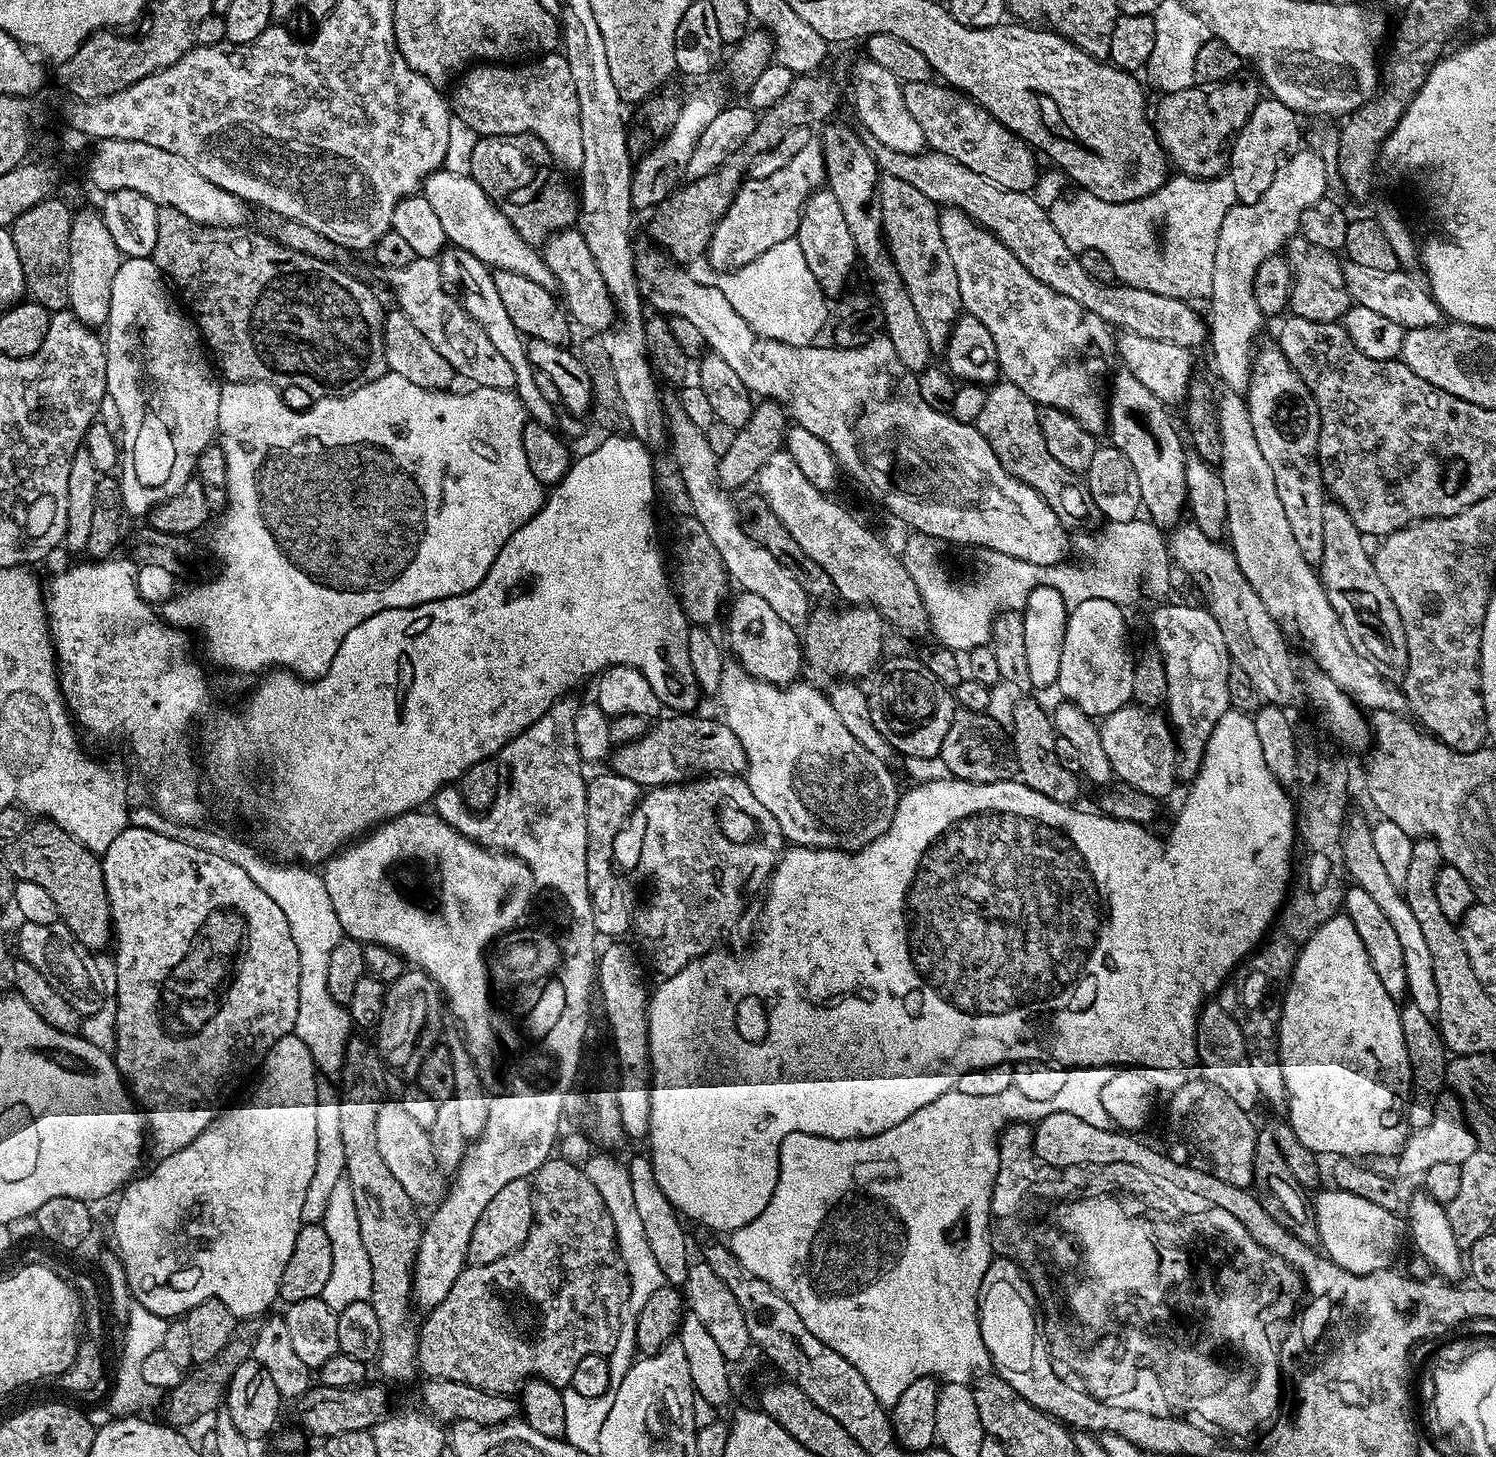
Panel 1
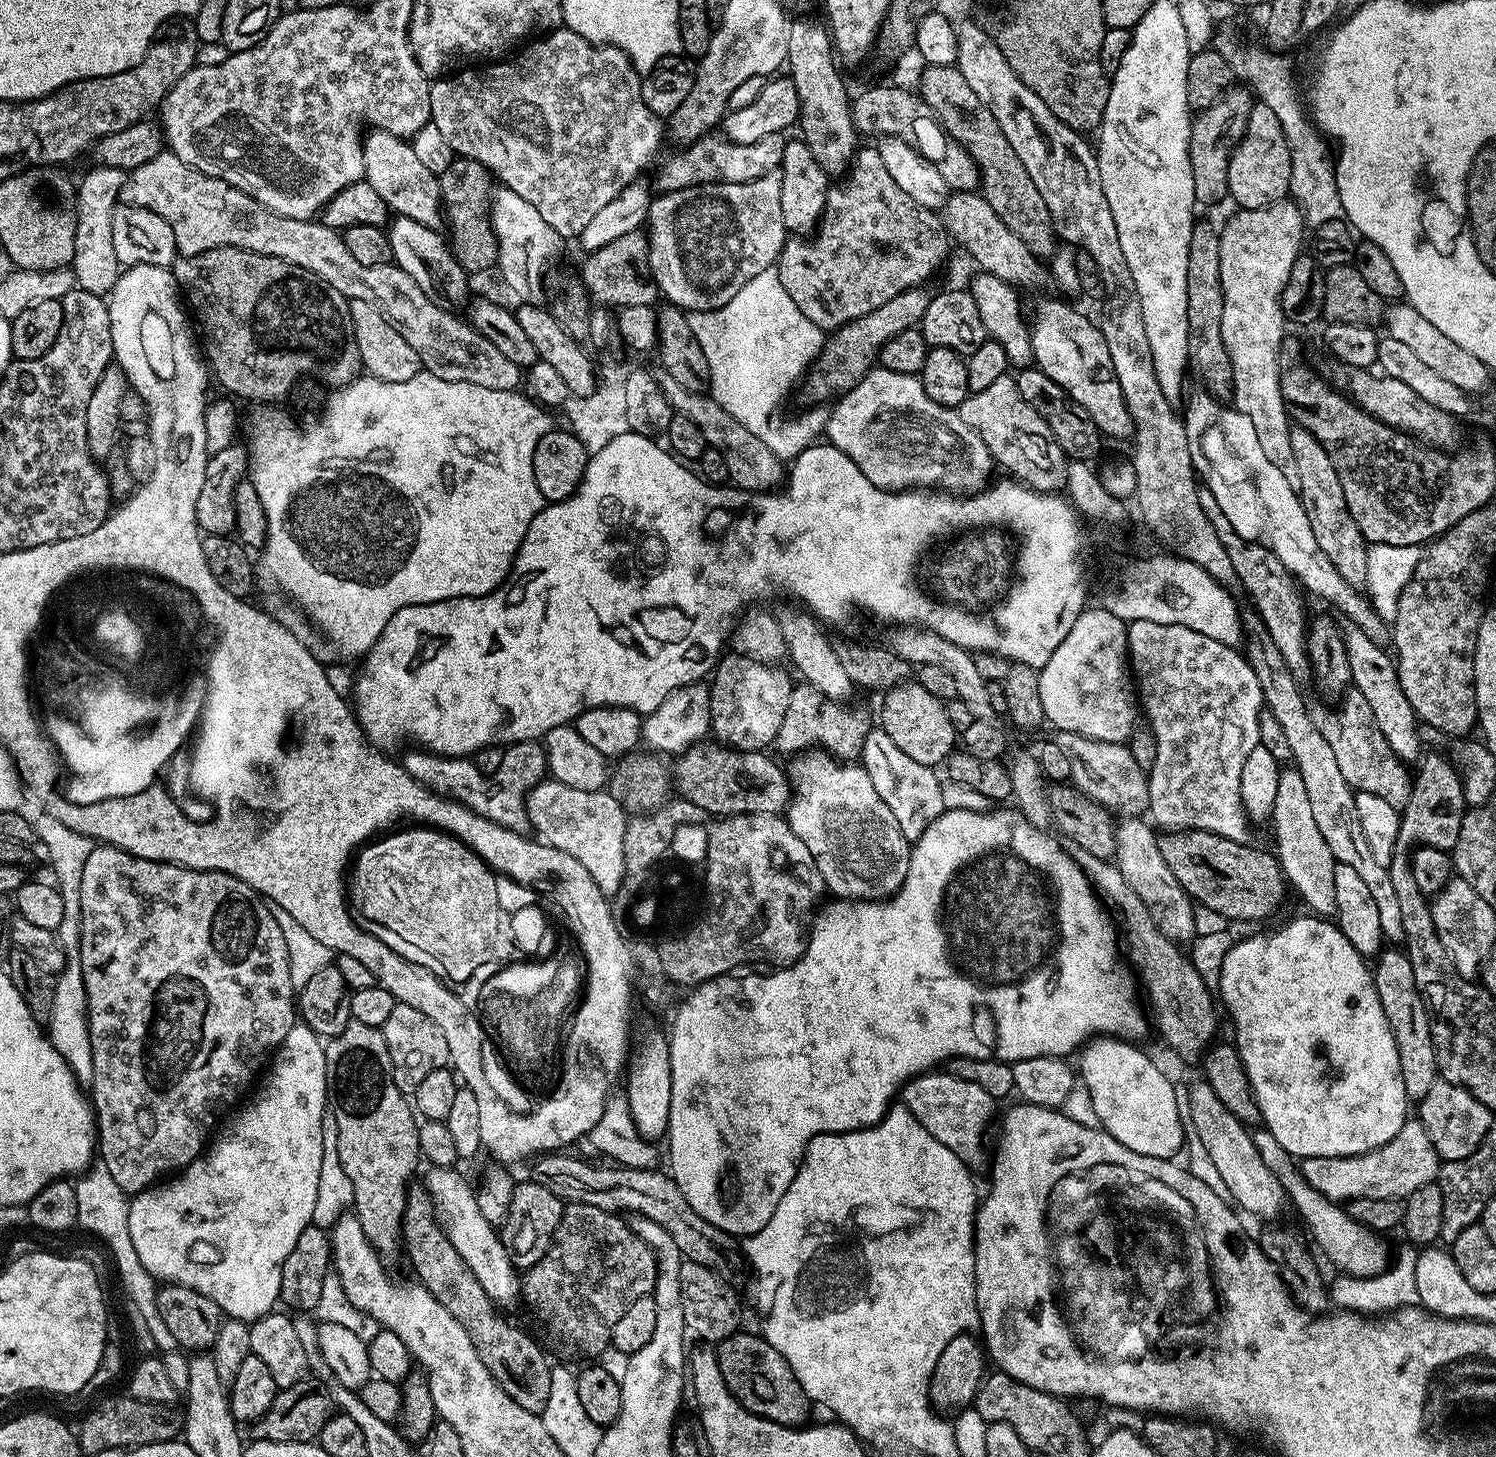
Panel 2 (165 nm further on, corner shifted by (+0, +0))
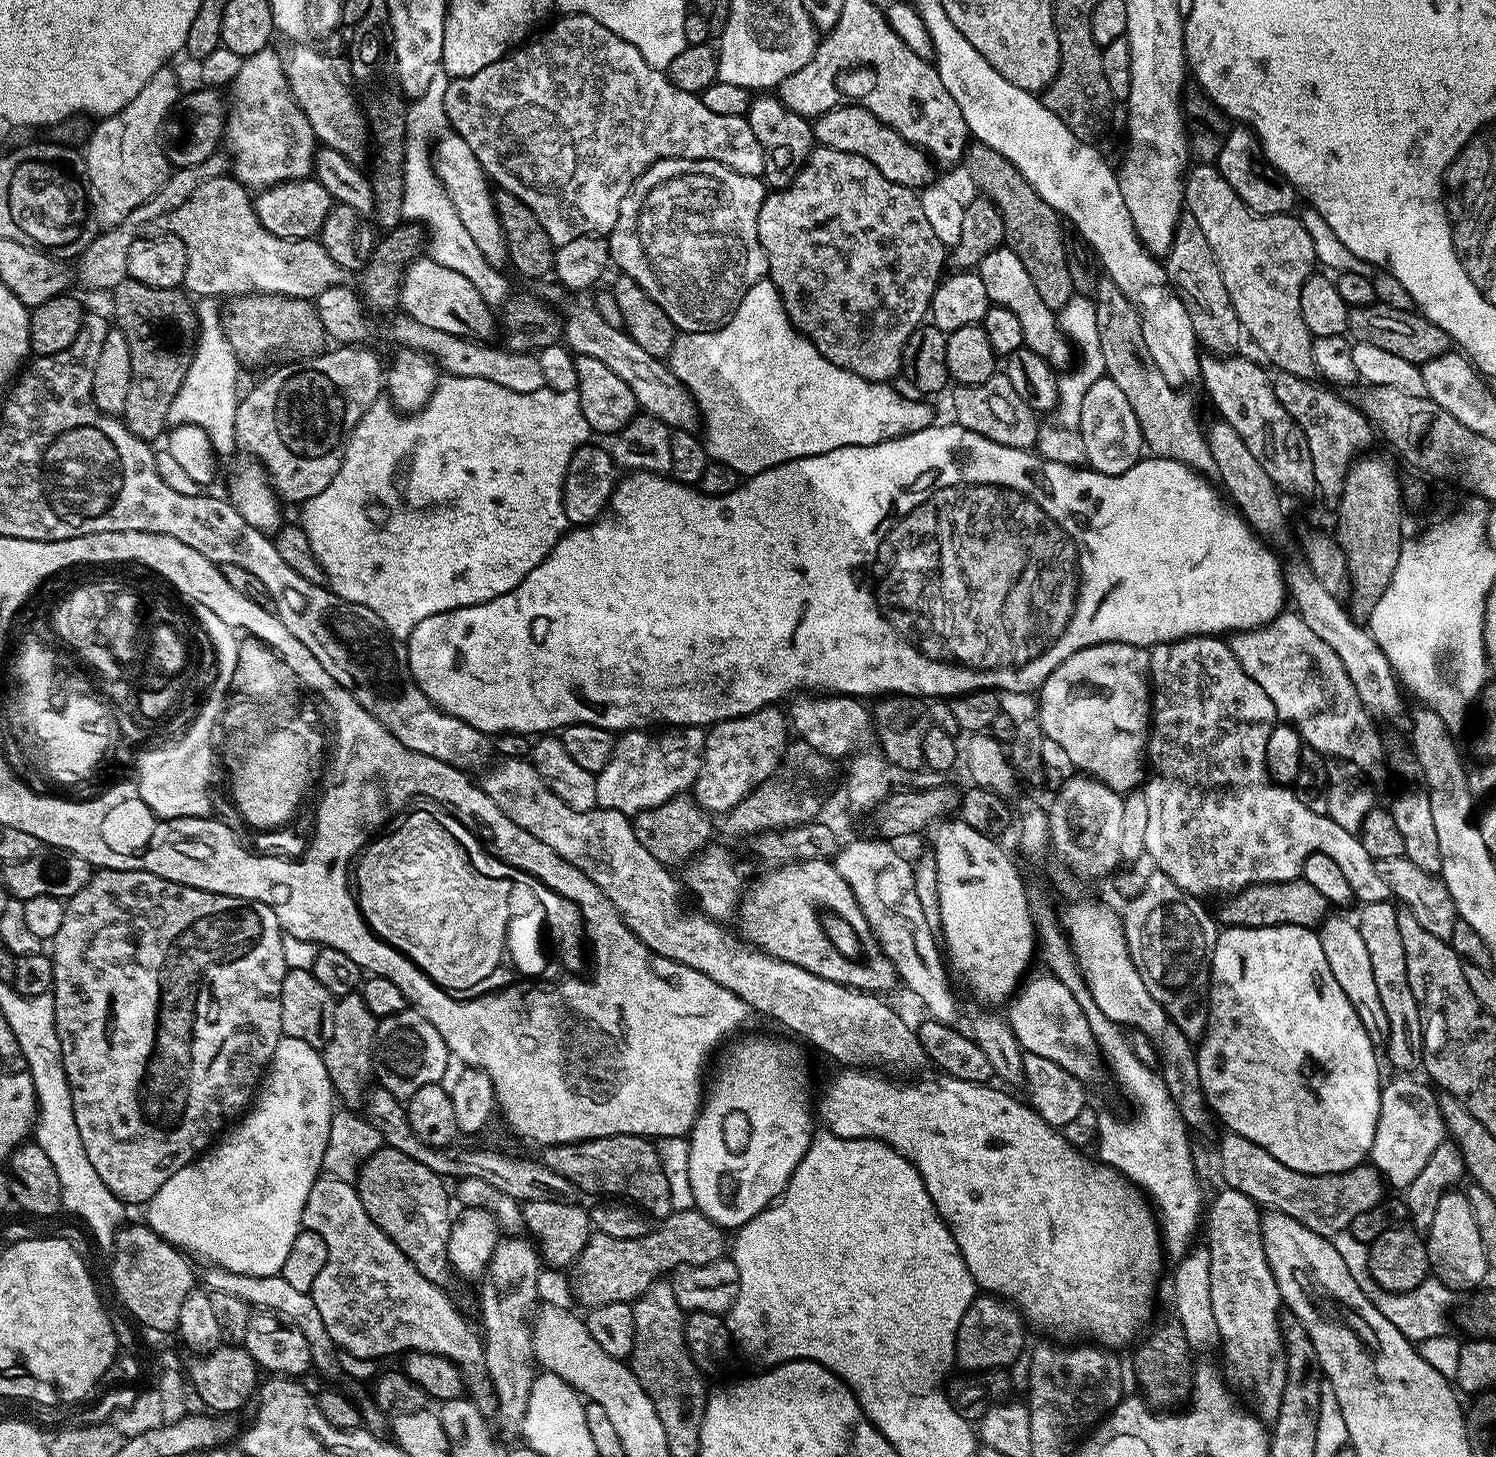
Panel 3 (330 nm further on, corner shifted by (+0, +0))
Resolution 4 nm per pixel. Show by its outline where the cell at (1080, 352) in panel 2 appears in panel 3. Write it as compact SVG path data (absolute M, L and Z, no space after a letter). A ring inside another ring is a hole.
M1007 246L994 248L981 258L976 271L989 301L993 305L1010 310L1010 314L1014 314L1014 318L1022 322L1024 343L1030 351L1038 353L1053 366L1066 363L1070 344L1060 331L1057 313L1048 308L1046 302L1042 302L1042 298L1038 298L1038 290L1034 290L1034 282L1030 282L1030 274L1026 274L1026 266L1022 266L1018 254L1014 254Z

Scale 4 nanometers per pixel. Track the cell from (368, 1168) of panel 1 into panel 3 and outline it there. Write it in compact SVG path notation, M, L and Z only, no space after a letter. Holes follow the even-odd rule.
M360 994L341 996L336 1001L334 1010L334 1034L330 1042L322 1049L326 1074L330 1074L332 1079L332 1091L337 1097L344 1100L356 1100L368 1088L368 1083L373 1083L374 1069L372 1067L372 1045L376 1042L376 1025L378 1020L372 1016L370 1010L366 1008L365 1002Z

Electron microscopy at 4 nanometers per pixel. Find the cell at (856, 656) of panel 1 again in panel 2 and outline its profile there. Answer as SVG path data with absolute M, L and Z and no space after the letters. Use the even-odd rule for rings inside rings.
M800 682L793 687L786 715L774 741L774 748L787 754L799 754L805 750L820 749L844 762L859 757L864 745L864 735L870 730L868 716L860 708L850 708L843 703L828 700L812 684Z

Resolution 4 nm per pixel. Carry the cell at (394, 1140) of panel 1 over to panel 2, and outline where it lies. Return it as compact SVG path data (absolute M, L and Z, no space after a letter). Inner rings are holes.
M440 1167L428 1168L426 1187L432 1202L436 1206L439 1219L442 1221L444 1233L450 1238L454 1250L462 1254L466 1266L474 1270L474 1278L482 1282L482 1290L497 1306L512 1304L522 1296L522 1276L512 1263L512 1253L508 1251L505 1241L496 1237L497 1229L482 1214L476 1201L476 1192L456 1170Z

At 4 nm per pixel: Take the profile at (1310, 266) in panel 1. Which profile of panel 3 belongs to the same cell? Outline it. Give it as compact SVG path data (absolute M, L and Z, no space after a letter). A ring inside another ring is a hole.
M1379 302L1371 303L1365 308L1353 307L1348 313L1348 332L1360 344L1369 344L1372 349L1380 348L1384 354L1394 354L1394 358L1406 358L1406 362L1417 366L1438 358L1453 347L1454 341L1448 337L1446 330L1430 322L1419 311L1395 312Z

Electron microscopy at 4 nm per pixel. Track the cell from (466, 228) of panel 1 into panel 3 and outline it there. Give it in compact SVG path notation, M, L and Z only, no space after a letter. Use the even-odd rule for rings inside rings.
M296 46L293 48L296 48L292 51L290 51L288 54L287 52L283 55L282 62L283 62L283 68L284 73L287 76L287 84L288 89L291 90L291 96L295 98L297 106L299 106L300 109L306 114L306 118L310 122L310 126L312 127L312 132L314 135L316 135L317 141L321 145L327 146L329 148L333 148L334 150L338 150L341 154L343 154L347 160L351 160L353 162L360 162L360 159L364 156L364 151L369 151L370 148L370 132L368 128L366 127L366 121L364 119L364 113L362 111L361 105L358 103L358 100L355 100L354 97L352 97L352 92L350 89L347 88L346 85L343 84L342 81L340 81L340 76L338 73L336 73L336 68L334 65L331 64L330 61L327 60L326 57L323 56L320 52L315 52L312 48L300 48L304 46Z

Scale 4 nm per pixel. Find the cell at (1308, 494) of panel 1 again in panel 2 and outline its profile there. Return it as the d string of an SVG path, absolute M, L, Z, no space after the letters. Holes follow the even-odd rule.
M1348 622L1343 625L1342 635L1344 649L1350 662L1352 684L1358 690L1362 690L1362 698L1370 702L1373 724L1384 735L1390 750L1394 750L1397 758L1405 762L1411 762L1412 759L1415 761L1422 752L1420 732L1416 729L1418 717L1400 685L1397 661L1391 655L1388 657L1381 645L1375 644L1362 629L1352 623Z

